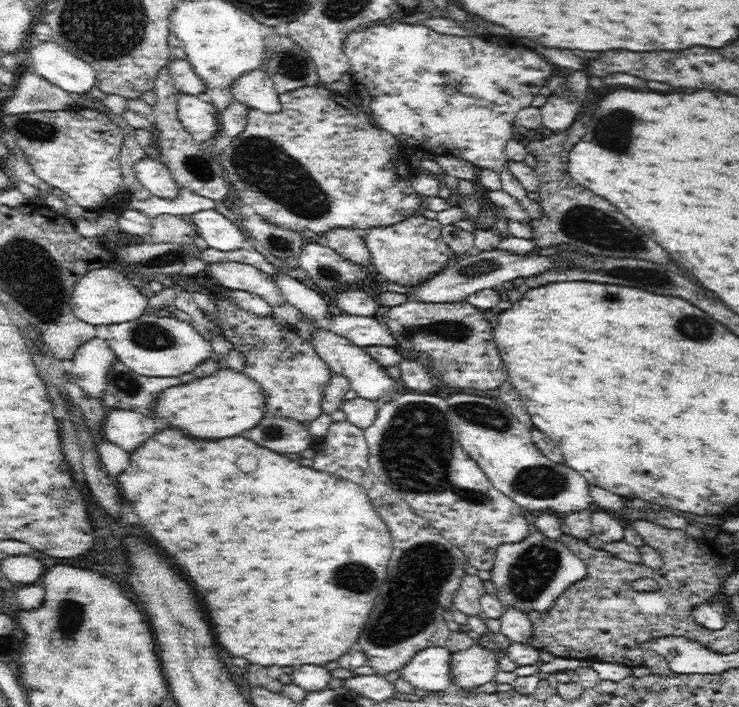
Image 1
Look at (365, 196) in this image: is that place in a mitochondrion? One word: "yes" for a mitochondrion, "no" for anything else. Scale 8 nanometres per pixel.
no

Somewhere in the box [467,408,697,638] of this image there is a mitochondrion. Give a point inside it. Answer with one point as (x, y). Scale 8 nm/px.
(534, 570)

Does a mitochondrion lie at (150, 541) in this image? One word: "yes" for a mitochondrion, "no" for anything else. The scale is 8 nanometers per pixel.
no

